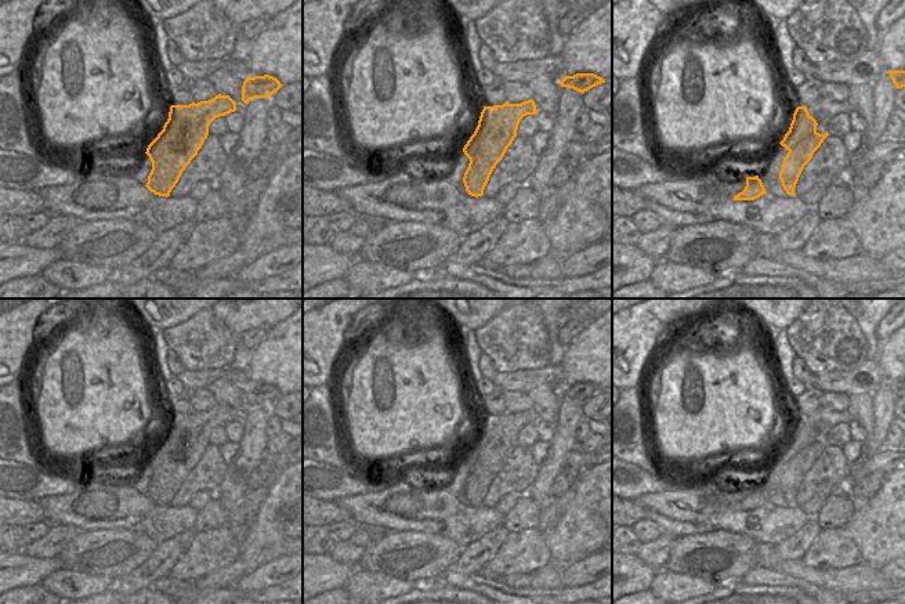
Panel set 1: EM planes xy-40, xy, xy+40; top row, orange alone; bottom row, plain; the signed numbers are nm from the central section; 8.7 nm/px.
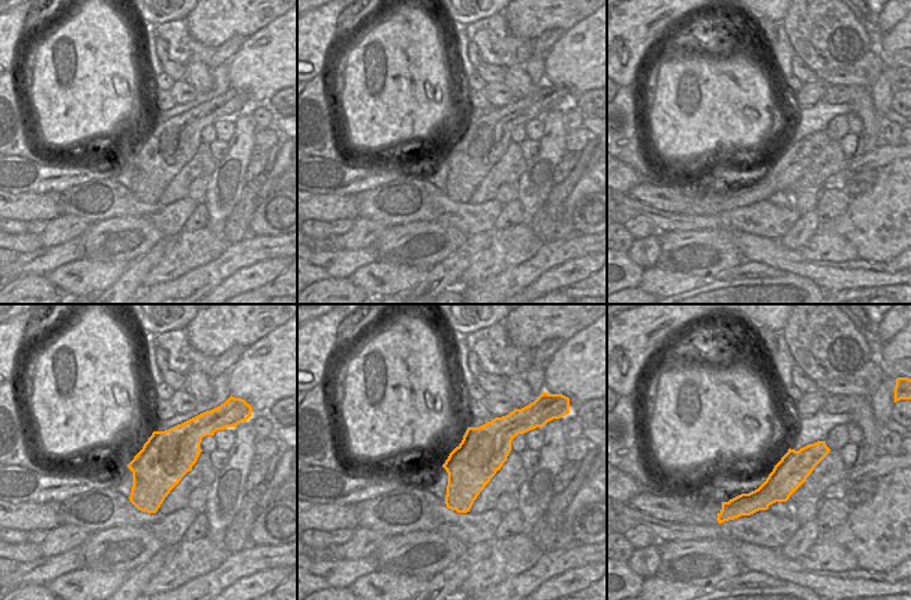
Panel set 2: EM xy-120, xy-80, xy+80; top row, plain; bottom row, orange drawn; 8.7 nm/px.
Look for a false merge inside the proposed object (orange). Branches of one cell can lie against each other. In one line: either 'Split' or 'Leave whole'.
Split

